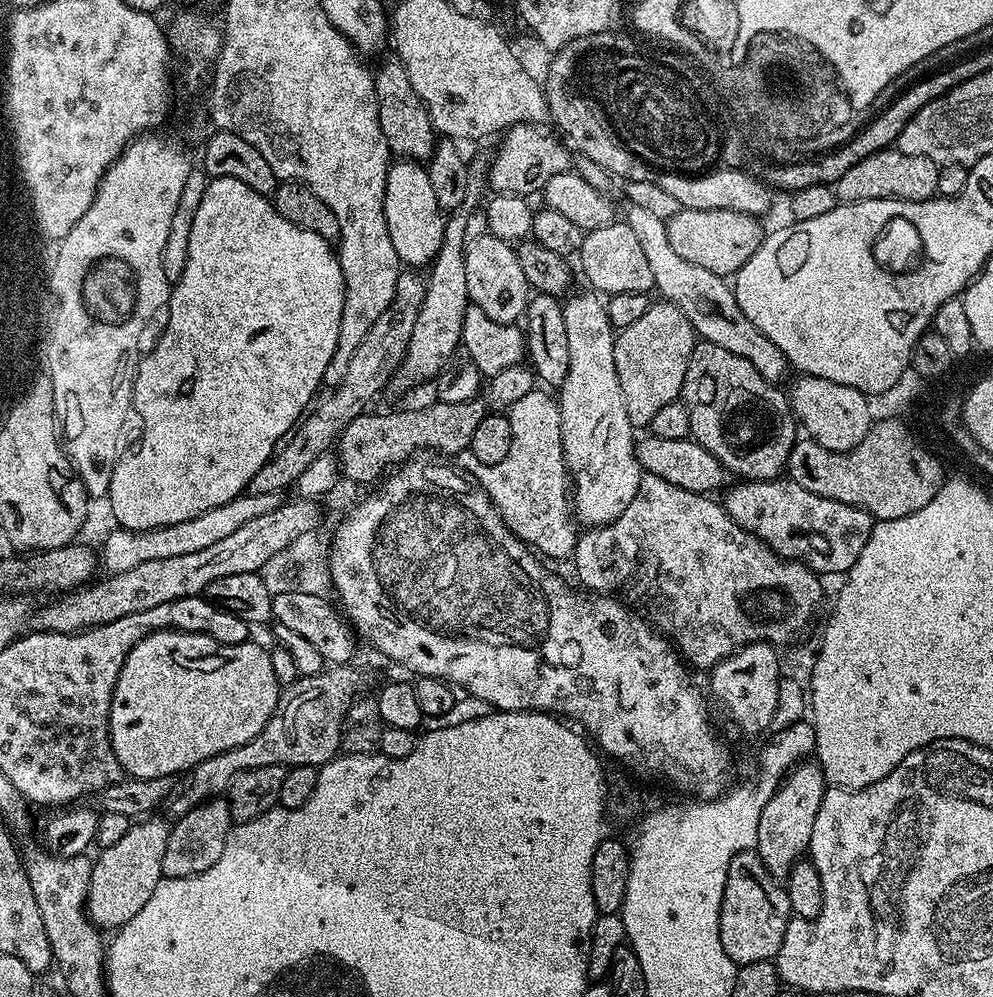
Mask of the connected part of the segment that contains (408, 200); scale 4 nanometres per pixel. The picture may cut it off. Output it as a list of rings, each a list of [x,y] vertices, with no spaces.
[[[400,158],[389,167],[384,183],[384,217],[386,230],[390,230],[390,242],[394,242],[401,265],[416,270],[431,265],[442,246],[446,216],[438,206],[438,198],[434,198],[428,169],[423,163]]]

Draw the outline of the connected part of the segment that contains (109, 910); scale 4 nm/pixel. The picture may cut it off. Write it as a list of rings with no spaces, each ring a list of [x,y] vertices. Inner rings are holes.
[[[144,818],[133,823],[115,846],[99,849],[92,866],[92,877],[88,887],[88,919],[101,930],[119,930],[146,906],[154,886],[164,876],[162,857],[166,855],[169,821]]]

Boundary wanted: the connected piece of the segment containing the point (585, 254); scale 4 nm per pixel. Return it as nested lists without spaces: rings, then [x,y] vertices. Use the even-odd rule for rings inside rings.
[[[625,221],[609,222],[598,230],[585,233],[583,245],[578,253],[578,261],[582,266],[582,272],[590,285],[597,293],[609,296],[614,293],[649,293],[654,286],[654,274],[650,274],[650,266],[643,249],[632,228]]]

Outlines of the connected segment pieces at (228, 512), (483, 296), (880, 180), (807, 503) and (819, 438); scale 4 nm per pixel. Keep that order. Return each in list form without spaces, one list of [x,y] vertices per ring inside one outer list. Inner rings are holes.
[[[241,494],[222,506],[214,506],[214,510],[206,510],[206,514],[198,514],[198,518],[190,518],[174,526],[152,528],[149,532],[131,532],[128,528],[116,526],[105,538],[104,545],[98,548],[98,560],[103,571],[111,574],[134,570],[134,566],[142,566],[142,562],[154,562],[154,558],[178,558],[182,554],[194,554],[198,550],[206,550],[206,546],[214,546],[214,542],[222,542],[222,538],[246,526],[250,518],[258,518],[258,514],[274,510],[281,502],[277,494]]]
[[[481,234],[474,240],[464,249],[469,301],[478,310],[482,310],[482,314],[494,318],[494,322],[516,324],[523,317],[530,299],[526,274],[522,274],[516,248],[507,240],[499,240],[487,234]]]
[[[896,147],[884,148],[881,152],[854,162],[834,185],[837,201],[853,200],[930,200],[937,195],[938,174],[941,165],[935,164],[922,154],[902,154]]]
[[[787,478],[734,484],[722,496],[730,518],[785,560],[798,560],[817,574],[846,574],[858,562],[858,554],[862,554],[862,546],[866,546],[874,523],[874,517],[864,508],[810,494],[806,486],[798,486],[798,482]]]
[[[800,374],[795,378],[790,391],[790,407],[799,427],[808,431],[805,432],[807,439],[826,446],[831,452],[850,452],[866,438],[873,426],[874,415],[865,393],[817,376]]]

